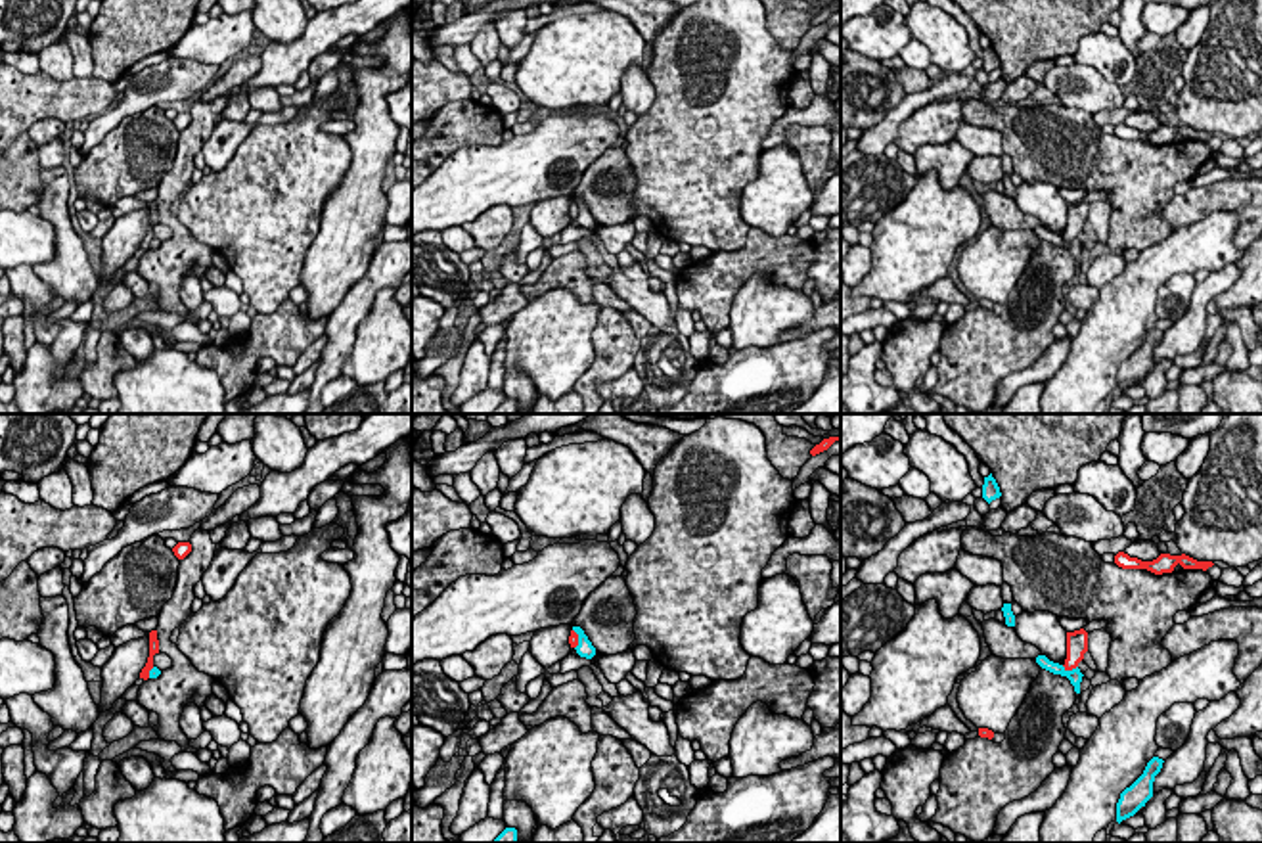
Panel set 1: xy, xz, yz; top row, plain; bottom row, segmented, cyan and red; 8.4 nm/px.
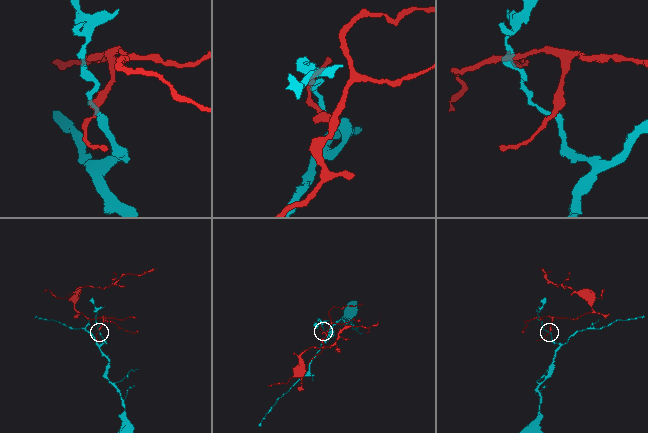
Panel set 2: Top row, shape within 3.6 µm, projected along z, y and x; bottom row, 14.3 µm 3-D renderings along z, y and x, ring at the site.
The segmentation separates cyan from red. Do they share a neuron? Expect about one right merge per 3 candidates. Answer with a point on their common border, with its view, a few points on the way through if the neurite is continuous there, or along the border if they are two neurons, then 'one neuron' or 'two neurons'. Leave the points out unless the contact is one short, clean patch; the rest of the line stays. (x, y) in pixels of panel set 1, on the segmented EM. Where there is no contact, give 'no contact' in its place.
yz (1069, 671) | along yz (1061, 665), (1067, 669), (1077, 665) | two neurons

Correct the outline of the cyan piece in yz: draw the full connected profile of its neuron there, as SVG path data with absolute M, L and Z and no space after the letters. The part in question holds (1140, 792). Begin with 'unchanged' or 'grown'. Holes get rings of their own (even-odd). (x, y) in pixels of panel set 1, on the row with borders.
unchanged | M1153 757L1147 763L1143 774L1120 793L1120 799L1116 803L1118 824L1134 816L1153 797L1153 782L1155 782L1155 776L1161 772L1162 763L1164 763L1162 759Z

